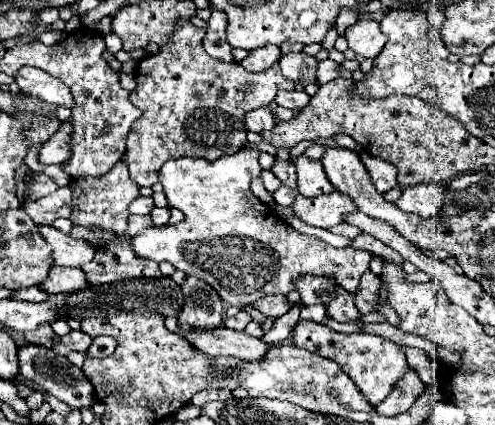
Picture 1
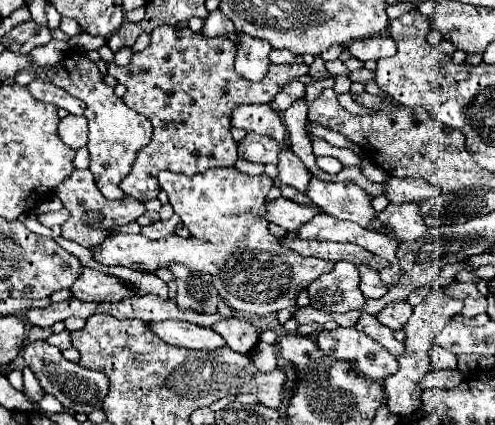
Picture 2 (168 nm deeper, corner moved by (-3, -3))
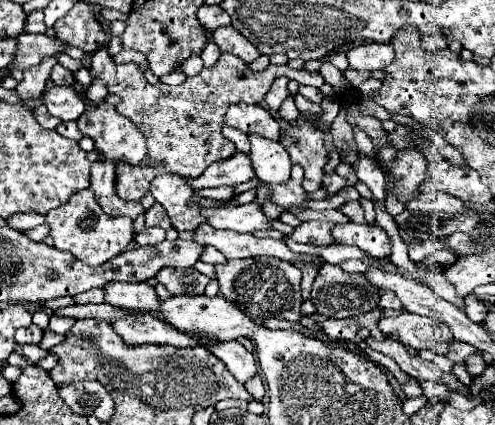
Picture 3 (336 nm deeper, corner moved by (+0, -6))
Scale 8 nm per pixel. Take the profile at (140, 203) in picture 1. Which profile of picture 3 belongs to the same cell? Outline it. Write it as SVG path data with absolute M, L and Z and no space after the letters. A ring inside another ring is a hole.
M146 228L136 236L138 246L156 246L166 238L166 232L162 228Z

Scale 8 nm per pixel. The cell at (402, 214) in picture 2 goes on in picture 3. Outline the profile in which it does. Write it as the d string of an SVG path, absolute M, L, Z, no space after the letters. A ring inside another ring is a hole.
M348 222L342 228L332 228L332 238L336 244L356 246L374 258L390 256L390 240L380 226Z

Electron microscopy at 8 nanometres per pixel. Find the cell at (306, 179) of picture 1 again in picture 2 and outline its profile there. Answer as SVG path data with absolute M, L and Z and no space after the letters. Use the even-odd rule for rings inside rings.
M289 149L285 153L281 153L279 157L279 179L285 185L295 187L297 191L305 193L309 189L309 181L311 181L311 171L305 167L305 163Z

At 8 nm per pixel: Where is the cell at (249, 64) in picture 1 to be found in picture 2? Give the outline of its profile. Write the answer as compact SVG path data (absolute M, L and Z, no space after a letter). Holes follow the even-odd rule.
M239 33L239 41L241 41L241 47L237 49L235 71L249 81L261 81L269 71L269 65L271 65L269 53L273 51L273 47L263 39L253 39L241 33Z

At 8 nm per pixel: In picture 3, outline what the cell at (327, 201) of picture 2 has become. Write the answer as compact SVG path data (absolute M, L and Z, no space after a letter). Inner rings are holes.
M294 166L290 178L282 184L270 184L270 200L282 206L300 206L308 202L306 190L302 188L302 168Z

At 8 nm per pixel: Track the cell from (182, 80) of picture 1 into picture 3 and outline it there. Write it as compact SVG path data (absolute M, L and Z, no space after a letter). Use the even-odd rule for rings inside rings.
M108 48L94 52L90 62L92 78L98 78L106 84L108 94L116 94L120 104L116 112L126 116L146 138L146 156L140 164L128 164L120 161L116 166L116 194L124 200L140 200L148 190L150 182L160 174L178 174L182 178L198 178L210 164L232 158L236 146L222 136L224 114L230 104L260 104L270 90L276 76L286 76L298 84L308 84L320 88L324 78L320 72L292 70L288 66L268 66L262 72L252 72L248 66L234 54L220 54L220 60L214 68L204 68L198 76L186 78L180 86L166 84L148 84L142 70L134 62L116 64L108 54Z

